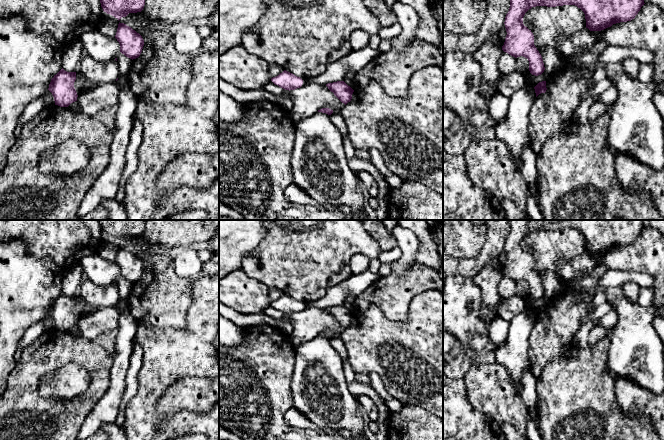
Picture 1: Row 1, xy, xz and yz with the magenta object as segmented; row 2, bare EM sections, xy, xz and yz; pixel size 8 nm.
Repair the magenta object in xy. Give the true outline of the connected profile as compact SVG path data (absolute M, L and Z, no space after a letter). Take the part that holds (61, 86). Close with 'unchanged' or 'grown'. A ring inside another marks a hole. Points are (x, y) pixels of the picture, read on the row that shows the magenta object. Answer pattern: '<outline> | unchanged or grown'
M63 68L51 79L48 90L52 93L55 105L68 107L77 101L77 92L74 88L76 72L67 72Z | unchanged

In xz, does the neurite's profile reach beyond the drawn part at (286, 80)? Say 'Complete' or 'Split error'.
Complete

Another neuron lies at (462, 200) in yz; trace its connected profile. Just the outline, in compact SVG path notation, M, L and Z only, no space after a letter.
M443 133L443 220L507 220L500 202L470 180L464 154L454 155L444 149L445 139Z

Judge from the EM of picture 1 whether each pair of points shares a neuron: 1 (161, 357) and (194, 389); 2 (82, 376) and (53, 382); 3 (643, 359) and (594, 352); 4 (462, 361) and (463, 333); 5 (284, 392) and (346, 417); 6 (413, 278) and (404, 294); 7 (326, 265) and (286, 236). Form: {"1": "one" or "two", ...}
{"1": "two", "2": "one", "3": "two", "4": "two", "5": "two", "6": "one", "7": "one"}

